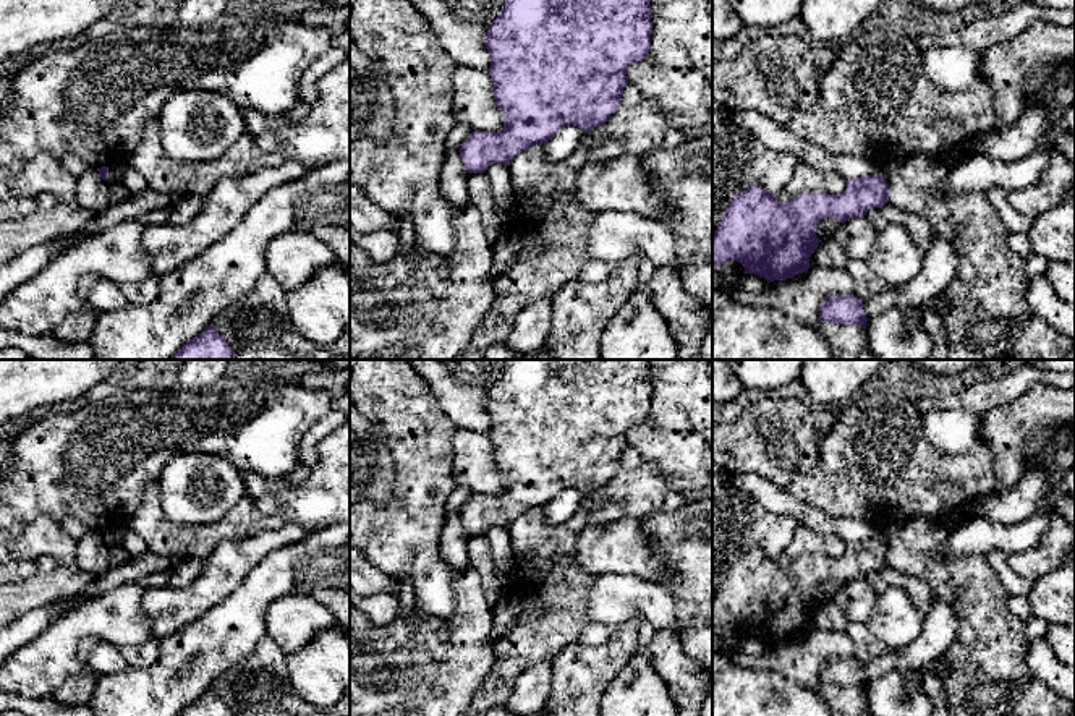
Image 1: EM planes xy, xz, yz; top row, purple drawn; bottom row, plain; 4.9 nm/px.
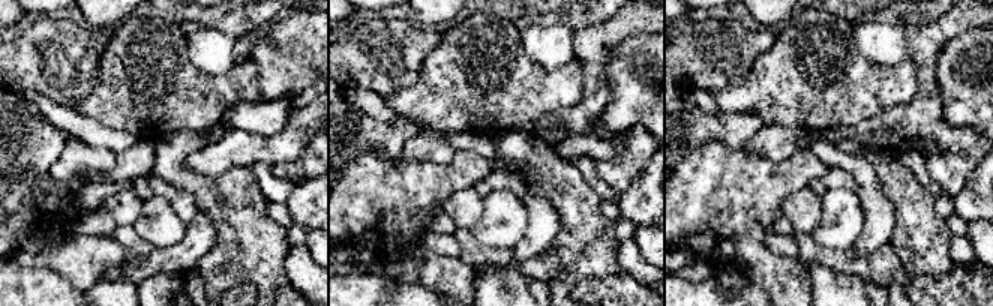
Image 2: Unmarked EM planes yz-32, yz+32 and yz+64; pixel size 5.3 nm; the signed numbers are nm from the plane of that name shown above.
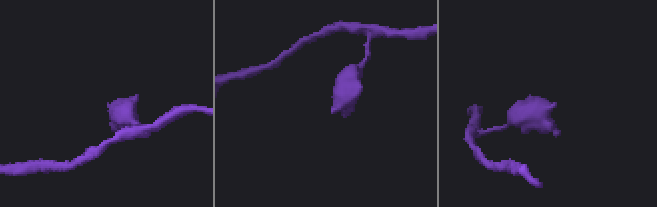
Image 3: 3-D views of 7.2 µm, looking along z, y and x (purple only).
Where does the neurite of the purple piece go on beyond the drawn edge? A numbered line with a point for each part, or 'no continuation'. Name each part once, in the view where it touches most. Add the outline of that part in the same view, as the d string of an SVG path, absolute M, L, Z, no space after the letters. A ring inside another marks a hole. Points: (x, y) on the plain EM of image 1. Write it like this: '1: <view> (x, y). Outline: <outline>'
no continuation

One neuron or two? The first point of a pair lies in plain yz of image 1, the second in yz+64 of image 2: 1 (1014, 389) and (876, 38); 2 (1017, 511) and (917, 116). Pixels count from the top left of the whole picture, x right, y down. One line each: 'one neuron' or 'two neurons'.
1: two neurons
2: two neurons

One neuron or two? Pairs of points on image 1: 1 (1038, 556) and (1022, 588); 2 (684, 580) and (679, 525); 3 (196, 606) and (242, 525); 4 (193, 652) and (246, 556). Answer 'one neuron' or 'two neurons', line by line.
1: two neurons
2: one neuron
3: two neurons
4: two neurons

